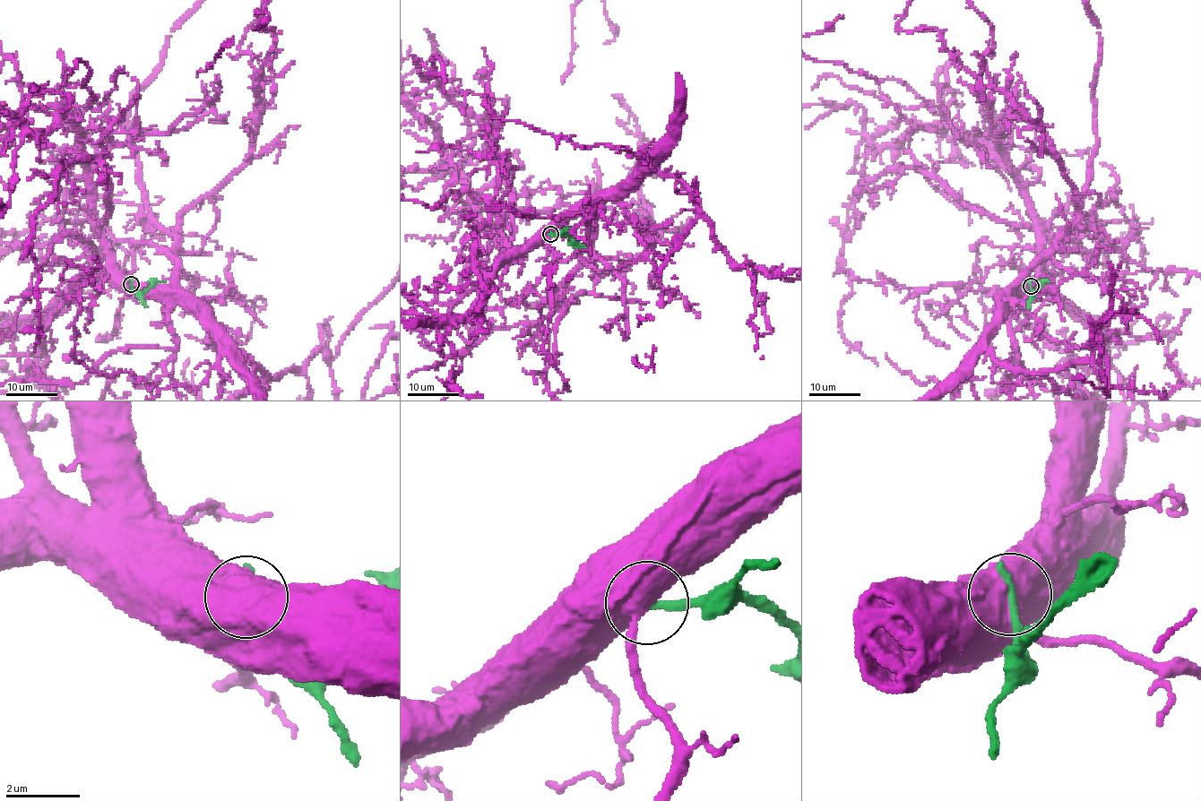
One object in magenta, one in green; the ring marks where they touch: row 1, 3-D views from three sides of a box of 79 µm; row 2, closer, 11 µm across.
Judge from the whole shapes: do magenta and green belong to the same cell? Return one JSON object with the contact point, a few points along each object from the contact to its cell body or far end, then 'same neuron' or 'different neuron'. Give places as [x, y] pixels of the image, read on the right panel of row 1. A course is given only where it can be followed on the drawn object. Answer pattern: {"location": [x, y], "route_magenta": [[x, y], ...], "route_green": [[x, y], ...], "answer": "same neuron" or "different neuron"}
{"location": [1031, 286], "route_magenta": [[1032, 286], [1012, 287], [1072, 220], [1096, 145], [1099, 25], [1086, 6]], "route_green": [[1032, 286], [1032, 294], [1049, 280]], "answer": "different neuron"}

